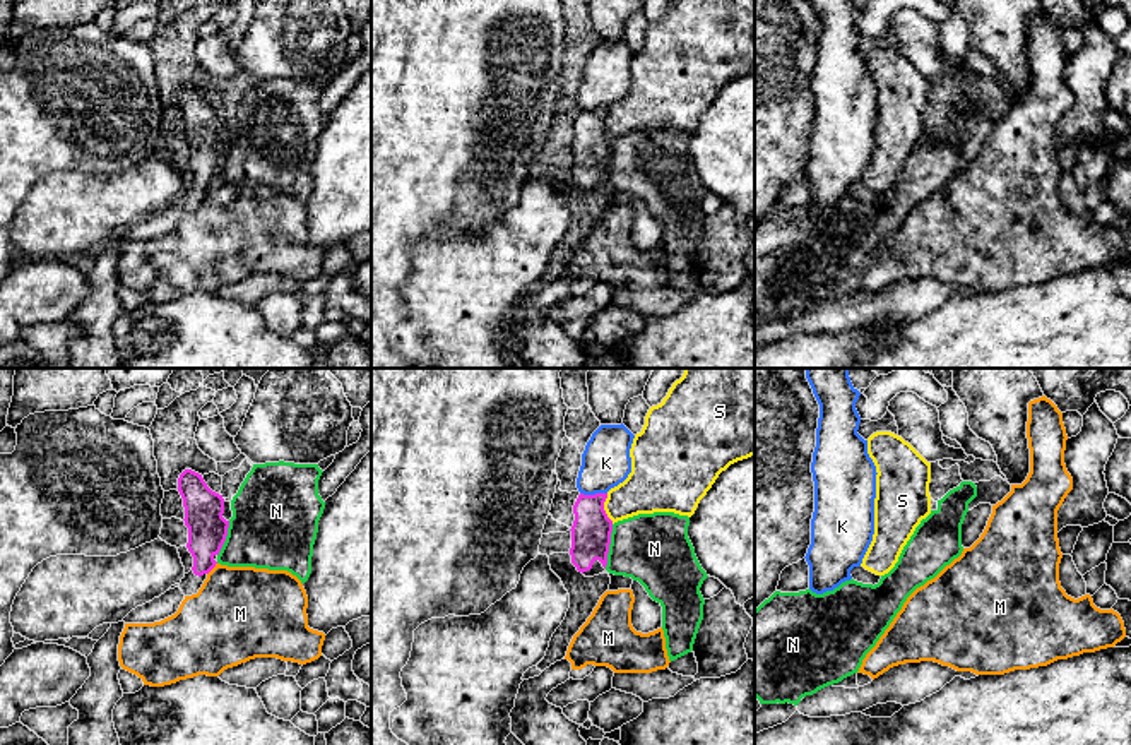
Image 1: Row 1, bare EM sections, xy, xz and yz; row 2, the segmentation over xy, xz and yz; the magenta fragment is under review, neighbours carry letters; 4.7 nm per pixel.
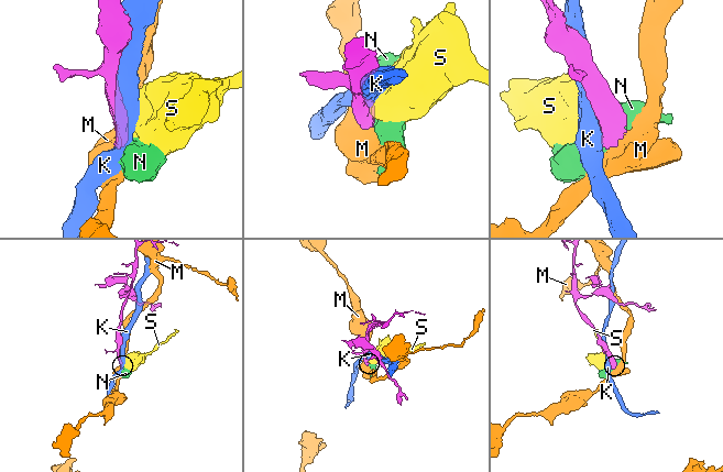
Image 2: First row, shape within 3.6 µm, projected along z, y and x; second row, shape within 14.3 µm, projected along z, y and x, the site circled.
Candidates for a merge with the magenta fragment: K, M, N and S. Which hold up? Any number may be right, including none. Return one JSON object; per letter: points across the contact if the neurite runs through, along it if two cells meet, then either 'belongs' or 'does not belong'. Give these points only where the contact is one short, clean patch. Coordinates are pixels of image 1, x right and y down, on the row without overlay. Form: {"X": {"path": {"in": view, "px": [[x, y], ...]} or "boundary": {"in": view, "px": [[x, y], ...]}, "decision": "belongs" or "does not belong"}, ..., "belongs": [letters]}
{"K": {"decision": "does not belong"}, "M": {"decision": "does not belong"}, "N": {"boundary": {"in": "xz", "px": [[613, 141], [608, 180], [604, 184]]}, "decision": "does not belong"}, "S": {"decision": "does not belong"}, "belongs": []}

